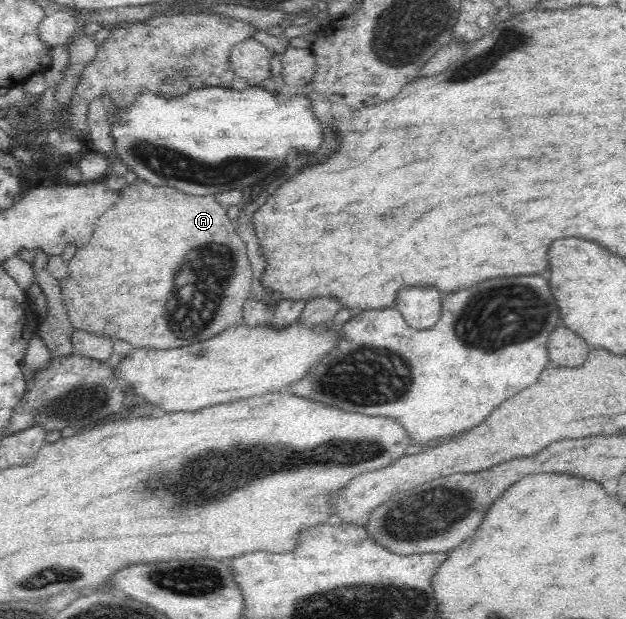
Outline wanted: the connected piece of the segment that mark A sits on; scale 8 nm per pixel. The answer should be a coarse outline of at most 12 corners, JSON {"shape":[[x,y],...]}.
{"shape":[[138,177],[59,280],[73,329],[173,349],[243,322],[213,195]]}

